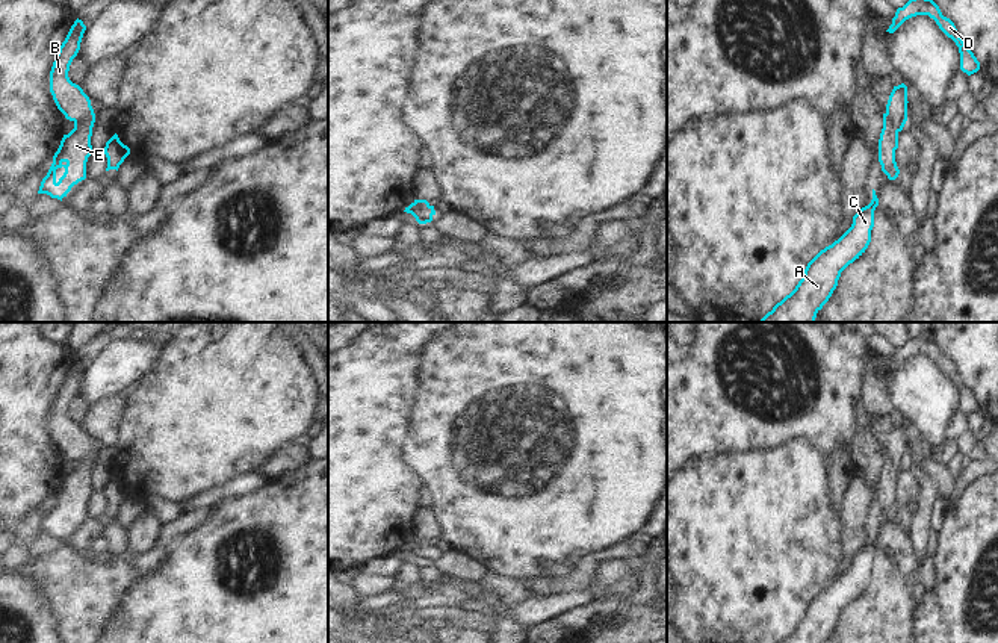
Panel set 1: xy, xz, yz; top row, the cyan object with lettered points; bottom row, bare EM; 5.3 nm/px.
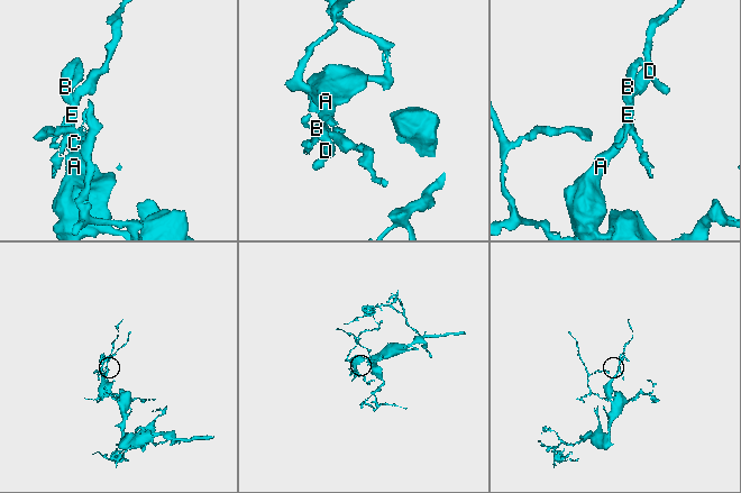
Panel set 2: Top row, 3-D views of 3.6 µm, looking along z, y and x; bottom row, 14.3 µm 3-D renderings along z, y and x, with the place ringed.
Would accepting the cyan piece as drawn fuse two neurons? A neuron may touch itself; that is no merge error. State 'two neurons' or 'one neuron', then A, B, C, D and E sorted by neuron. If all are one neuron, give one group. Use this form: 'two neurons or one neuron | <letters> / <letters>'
two neurons | A B C D / E

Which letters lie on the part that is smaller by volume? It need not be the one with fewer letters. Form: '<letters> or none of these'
E

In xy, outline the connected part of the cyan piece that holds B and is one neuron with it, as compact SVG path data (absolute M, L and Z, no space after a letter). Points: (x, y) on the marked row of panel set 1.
M77 18L65 41L59 47L50 71L50 92L57 109L65 115L67 120L82 121L88 118L94 127L95 113L89 97L68 77L70 65L80 50L85 30L86 26Z

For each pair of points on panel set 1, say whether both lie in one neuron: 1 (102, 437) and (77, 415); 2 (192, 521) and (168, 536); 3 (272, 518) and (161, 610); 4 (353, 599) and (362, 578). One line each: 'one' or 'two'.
1: two
2: one
3: one
4: two

